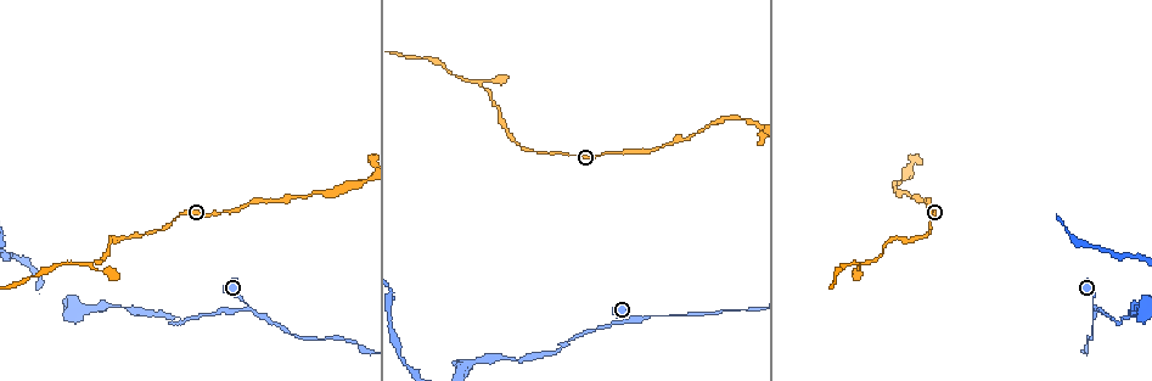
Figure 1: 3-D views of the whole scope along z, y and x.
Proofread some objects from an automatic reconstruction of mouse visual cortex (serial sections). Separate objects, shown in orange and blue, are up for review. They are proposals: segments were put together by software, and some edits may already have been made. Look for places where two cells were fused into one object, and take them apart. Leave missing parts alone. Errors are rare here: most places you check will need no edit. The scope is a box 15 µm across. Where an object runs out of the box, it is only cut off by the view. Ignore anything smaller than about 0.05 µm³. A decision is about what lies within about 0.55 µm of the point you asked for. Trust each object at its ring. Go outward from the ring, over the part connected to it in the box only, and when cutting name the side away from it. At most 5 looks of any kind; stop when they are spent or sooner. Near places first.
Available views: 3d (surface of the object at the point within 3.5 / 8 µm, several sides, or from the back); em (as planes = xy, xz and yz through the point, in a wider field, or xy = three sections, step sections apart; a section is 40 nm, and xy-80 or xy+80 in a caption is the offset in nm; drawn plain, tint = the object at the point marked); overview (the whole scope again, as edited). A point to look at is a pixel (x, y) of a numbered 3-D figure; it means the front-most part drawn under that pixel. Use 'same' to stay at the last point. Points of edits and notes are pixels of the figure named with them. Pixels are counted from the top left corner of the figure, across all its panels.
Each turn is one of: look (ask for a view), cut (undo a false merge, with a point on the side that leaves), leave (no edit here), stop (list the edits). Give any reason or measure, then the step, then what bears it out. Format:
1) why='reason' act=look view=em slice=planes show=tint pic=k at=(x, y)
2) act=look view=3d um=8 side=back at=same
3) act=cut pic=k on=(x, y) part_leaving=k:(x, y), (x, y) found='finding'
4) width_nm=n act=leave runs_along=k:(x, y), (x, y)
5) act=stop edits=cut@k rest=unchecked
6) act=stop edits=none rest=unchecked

why='arms part here' act=look view=3d um=8 pic=1 at=(87, 263)

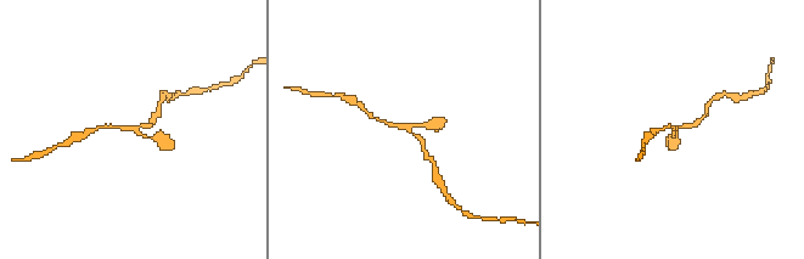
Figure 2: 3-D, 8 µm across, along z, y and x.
act=look view=3d um=3.5 pic=2 at=(679, 127)

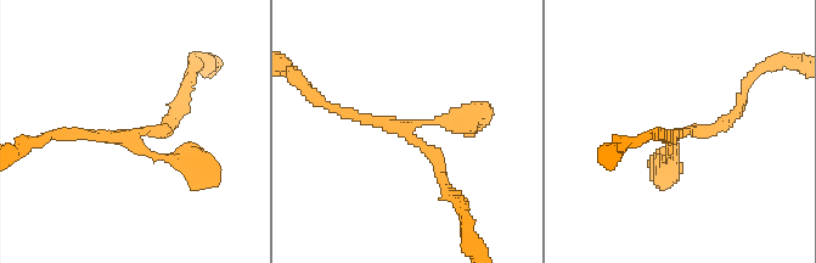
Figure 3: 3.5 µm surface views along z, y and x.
act=look view=em slice=xy step=3 show=tint pic=3 at=(127, 134)

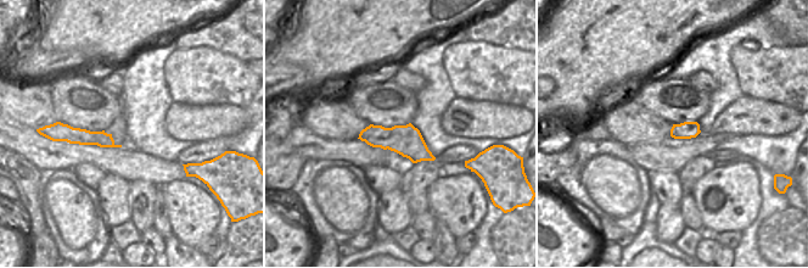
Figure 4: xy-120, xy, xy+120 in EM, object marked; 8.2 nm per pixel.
arm_widths_nm=150,150,200 act=leave found='continuous, no second cell'

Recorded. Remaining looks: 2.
why='thin neck' act=look view=3d um=3.5 pic=1 at=(1094, 309)

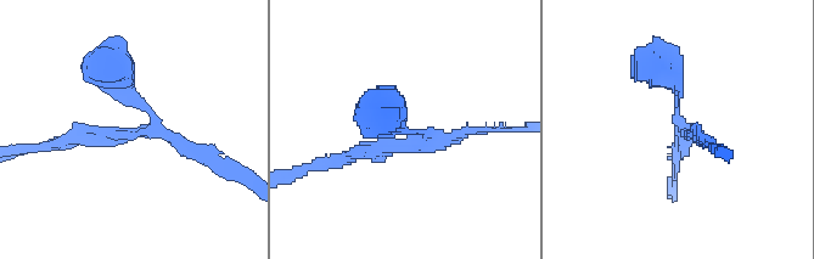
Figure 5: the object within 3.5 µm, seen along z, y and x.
arms=3 arm_widths_nm=150,200,350 act=look view=em slice=xy step=2 show=tint pic=5 at=(154, 126)

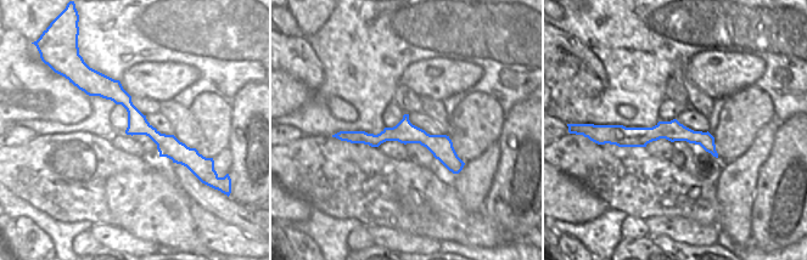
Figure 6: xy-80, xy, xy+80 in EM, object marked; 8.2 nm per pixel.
act=leave runs_along=6:(85, 88), (111, 89), (188, 159) found='continuous, no second cell'

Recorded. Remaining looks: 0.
act=stop edits=none rest=unchecked

